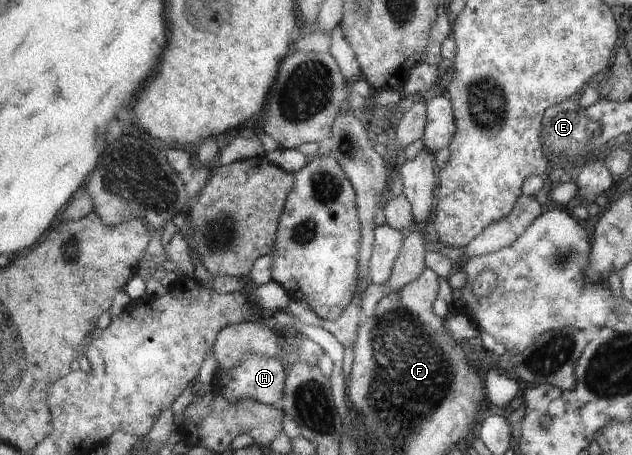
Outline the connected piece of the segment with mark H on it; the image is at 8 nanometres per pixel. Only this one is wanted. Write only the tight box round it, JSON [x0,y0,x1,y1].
[215,354,288,407]

